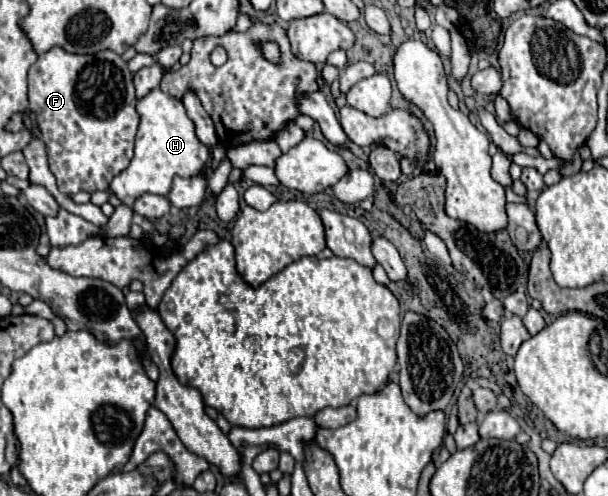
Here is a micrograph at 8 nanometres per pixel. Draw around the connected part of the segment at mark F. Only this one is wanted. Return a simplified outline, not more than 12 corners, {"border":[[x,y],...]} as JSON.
{"border":[[52,48],[28,102],[64,194],[106,190],[134,156],[120,54]]}

